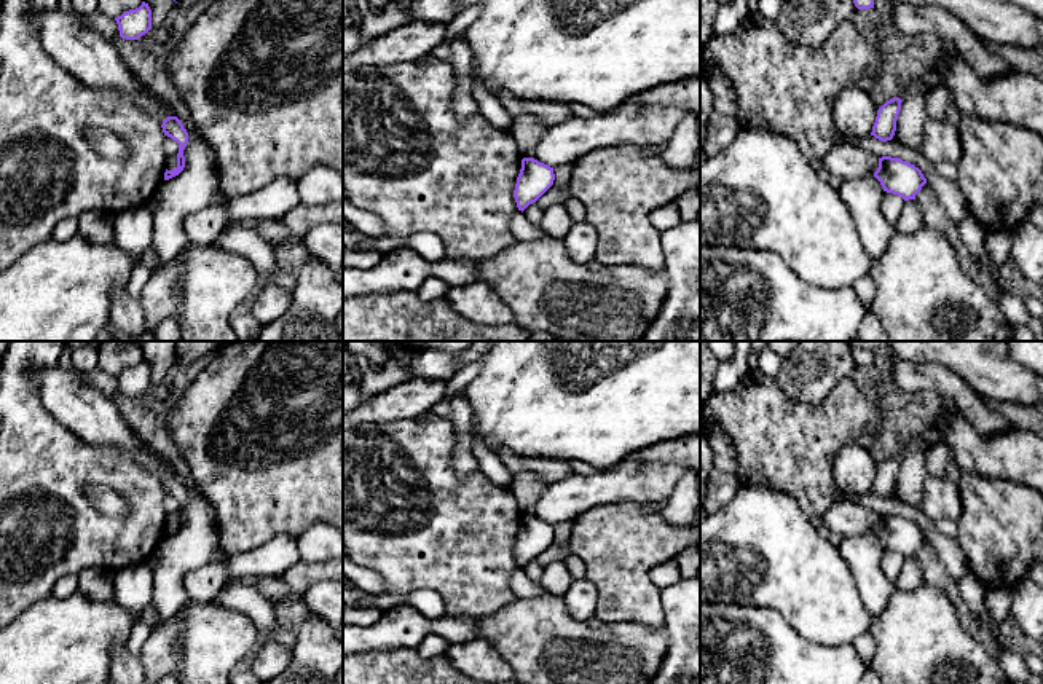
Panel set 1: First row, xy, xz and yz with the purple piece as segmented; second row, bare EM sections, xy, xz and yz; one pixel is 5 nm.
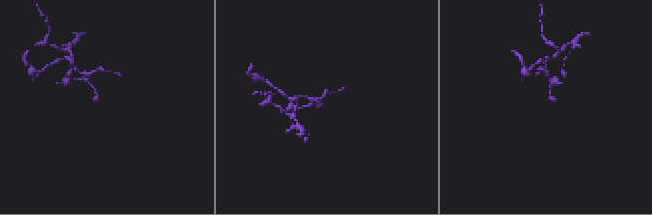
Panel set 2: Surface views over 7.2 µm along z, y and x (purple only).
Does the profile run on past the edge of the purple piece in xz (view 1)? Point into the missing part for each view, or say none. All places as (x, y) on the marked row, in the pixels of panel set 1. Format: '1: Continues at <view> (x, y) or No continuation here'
1: No continuation here

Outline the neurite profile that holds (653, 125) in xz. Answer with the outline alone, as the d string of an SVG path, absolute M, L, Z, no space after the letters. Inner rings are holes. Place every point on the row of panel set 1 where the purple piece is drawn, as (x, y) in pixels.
M624 102L612 112L590 118L573 116L545 128L533 158L550 167L574 164L582 156L620 143L662 148L686 110L671 104Z

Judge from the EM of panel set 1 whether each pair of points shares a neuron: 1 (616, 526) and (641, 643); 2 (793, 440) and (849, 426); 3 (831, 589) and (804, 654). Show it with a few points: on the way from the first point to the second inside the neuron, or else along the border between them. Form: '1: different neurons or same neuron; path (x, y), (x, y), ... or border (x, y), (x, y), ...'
1: different neurons; border (600, 619), (664, 627)
2: same neuron; path (807, 437), (828, 426), (834, 426)
3: different neurons; border (782, 616), (802, 636), (812, 641), (846, 644)

